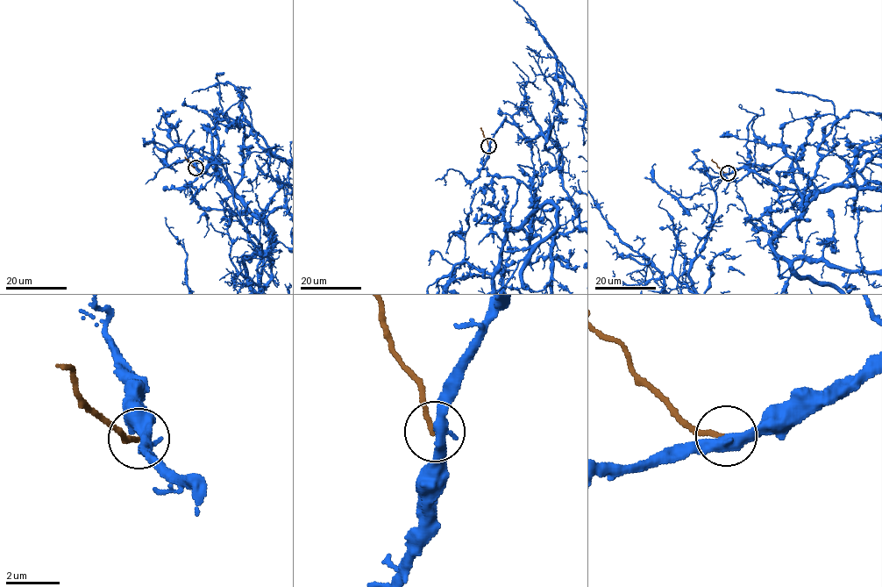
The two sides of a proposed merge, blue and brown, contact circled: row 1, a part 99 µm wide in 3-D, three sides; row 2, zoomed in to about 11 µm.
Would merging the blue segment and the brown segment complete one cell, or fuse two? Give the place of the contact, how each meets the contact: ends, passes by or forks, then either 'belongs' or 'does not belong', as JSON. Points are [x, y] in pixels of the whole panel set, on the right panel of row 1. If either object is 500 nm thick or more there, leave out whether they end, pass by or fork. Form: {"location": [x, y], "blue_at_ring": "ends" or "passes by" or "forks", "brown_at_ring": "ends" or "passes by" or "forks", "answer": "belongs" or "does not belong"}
{"location": [728, 173], "blue_at_ring": "passes by", "brown_at_ring": "ends", "answer": "does not belong"}

